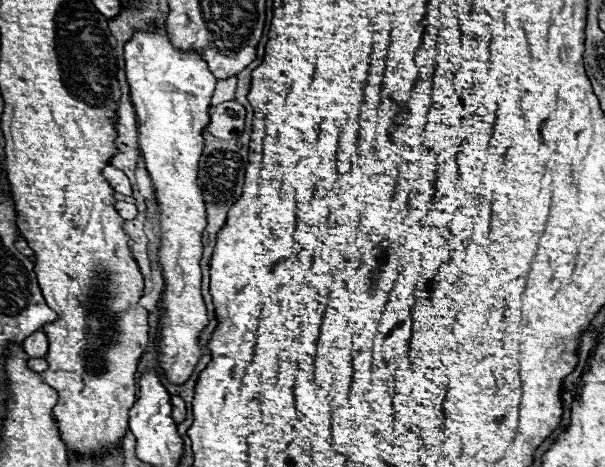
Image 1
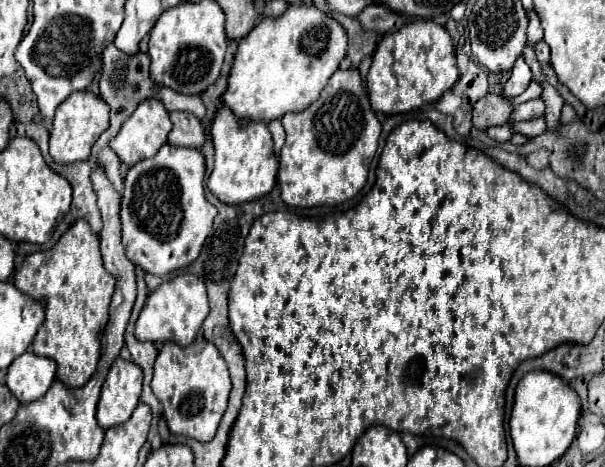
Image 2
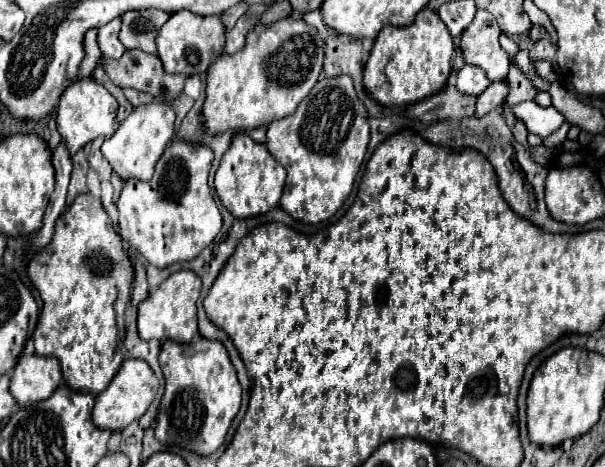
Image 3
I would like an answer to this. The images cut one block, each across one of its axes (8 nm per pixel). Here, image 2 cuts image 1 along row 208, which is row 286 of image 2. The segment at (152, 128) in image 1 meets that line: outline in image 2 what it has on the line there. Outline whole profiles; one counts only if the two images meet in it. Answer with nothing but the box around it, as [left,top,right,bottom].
[134,274,208,346]

